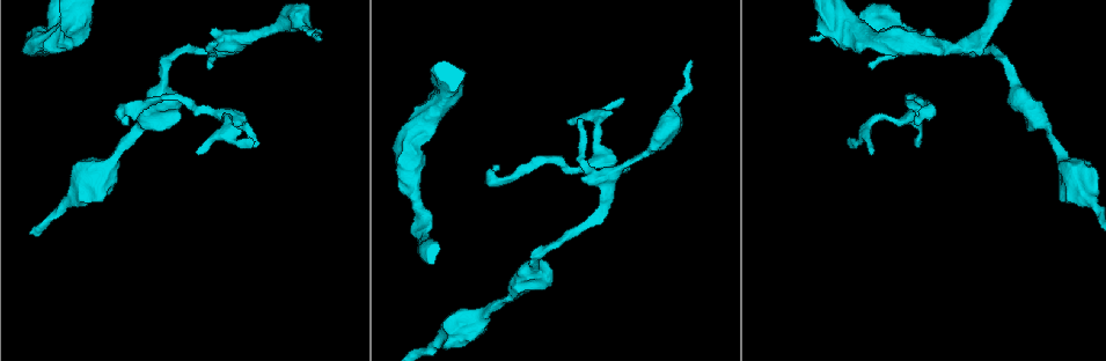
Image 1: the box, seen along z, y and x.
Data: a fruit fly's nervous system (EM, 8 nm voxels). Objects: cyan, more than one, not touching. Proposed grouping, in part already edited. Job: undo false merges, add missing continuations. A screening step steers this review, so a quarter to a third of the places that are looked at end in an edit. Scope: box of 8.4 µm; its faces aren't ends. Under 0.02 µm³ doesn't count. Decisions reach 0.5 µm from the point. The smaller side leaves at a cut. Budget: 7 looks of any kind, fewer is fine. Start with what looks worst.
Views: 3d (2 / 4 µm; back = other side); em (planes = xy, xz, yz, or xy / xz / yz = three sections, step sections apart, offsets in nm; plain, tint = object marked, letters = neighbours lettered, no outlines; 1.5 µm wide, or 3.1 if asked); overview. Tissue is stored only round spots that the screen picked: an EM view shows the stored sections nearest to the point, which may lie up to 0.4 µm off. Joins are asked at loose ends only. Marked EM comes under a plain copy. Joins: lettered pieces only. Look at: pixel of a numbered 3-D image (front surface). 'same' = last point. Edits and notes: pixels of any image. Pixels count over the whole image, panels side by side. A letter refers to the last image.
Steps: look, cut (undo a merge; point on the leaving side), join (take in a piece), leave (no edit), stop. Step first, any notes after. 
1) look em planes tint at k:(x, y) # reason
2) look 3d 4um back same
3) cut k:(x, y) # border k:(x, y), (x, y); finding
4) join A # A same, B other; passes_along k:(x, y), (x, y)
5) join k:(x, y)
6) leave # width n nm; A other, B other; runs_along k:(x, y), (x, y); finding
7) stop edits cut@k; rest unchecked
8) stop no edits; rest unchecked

look 3d 2um at 1:(320, 37) # long arm stops here

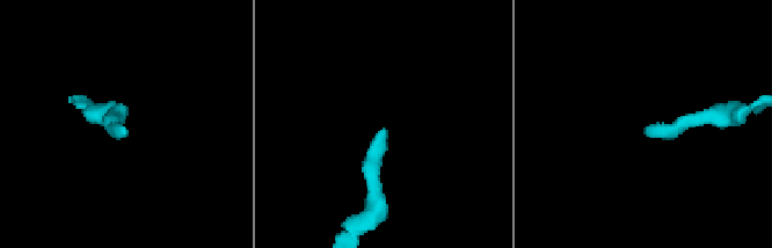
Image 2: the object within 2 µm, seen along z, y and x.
look em xy step 4 tint at 2:(383, 128) # shape alone is not enough

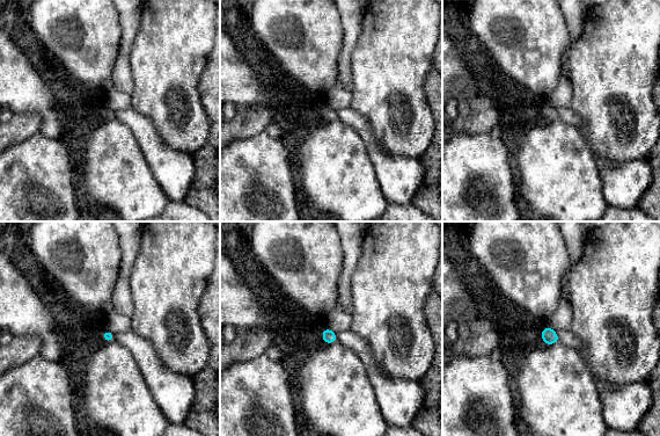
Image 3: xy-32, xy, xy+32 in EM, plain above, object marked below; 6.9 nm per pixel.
look em xy step 4 letters same

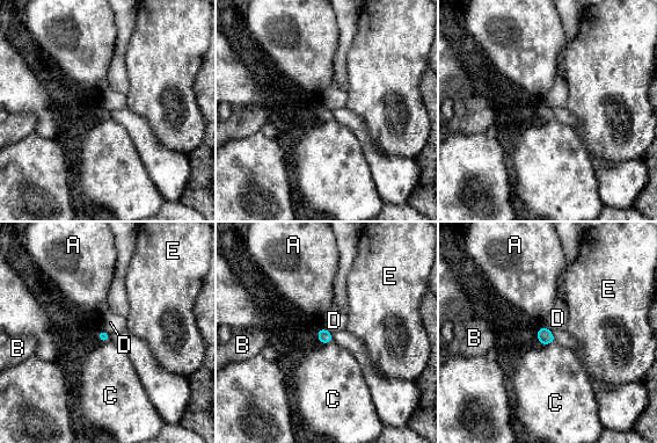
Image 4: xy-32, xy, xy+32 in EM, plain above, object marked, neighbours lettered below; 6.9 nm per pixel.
leave # width 70 nm; A other, B other, C other, D other, E other; border 4:(321, 326), (330, 334); no lettered piece goes on from it

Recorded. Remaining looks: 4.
look 3d 2um at 1:(847, 141) # branch stops here

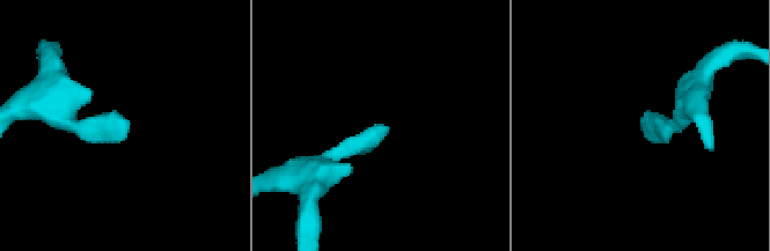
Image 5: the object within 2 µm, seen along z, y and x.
look em planes letters at 5:(124, 122) # now the EM

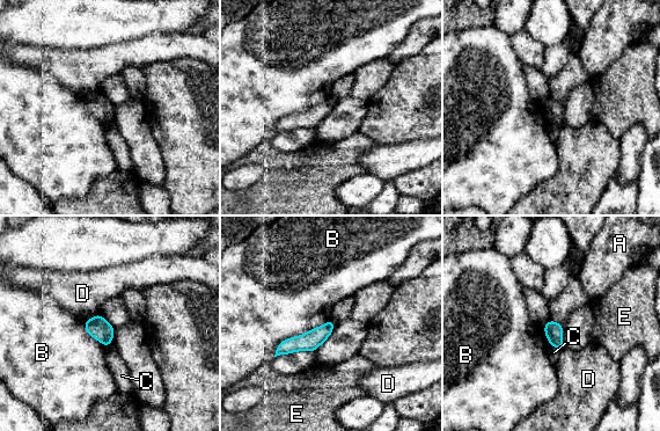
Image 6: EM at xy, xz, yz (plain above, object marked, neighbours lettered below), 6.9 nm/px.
leave # width 120 nm; longest_contact B 480 nm; A other, B other, C other, D other, E other; none of them fits

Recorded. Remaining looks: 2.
look em planes letters at 1:(983, 49) # an open end

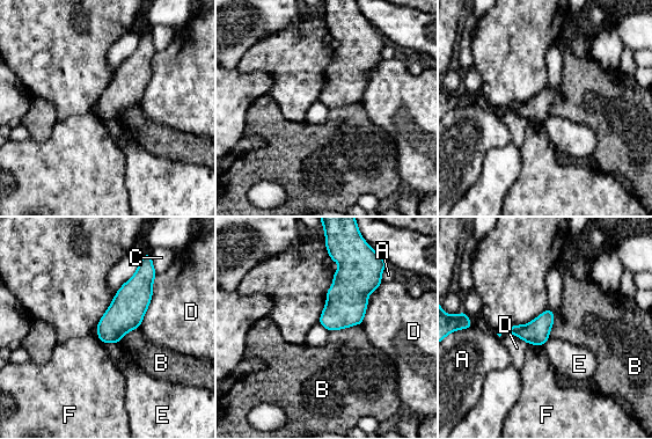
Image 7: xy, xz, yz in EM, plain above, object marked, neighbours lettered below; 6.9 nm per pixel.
leave # longest_contact D 400 nm; A other, B other, C other, D other, E other, F other; border 7:(361, 323), (328, 331); none of them fits

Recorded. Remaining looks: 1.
stop no edits; rest unchecked

